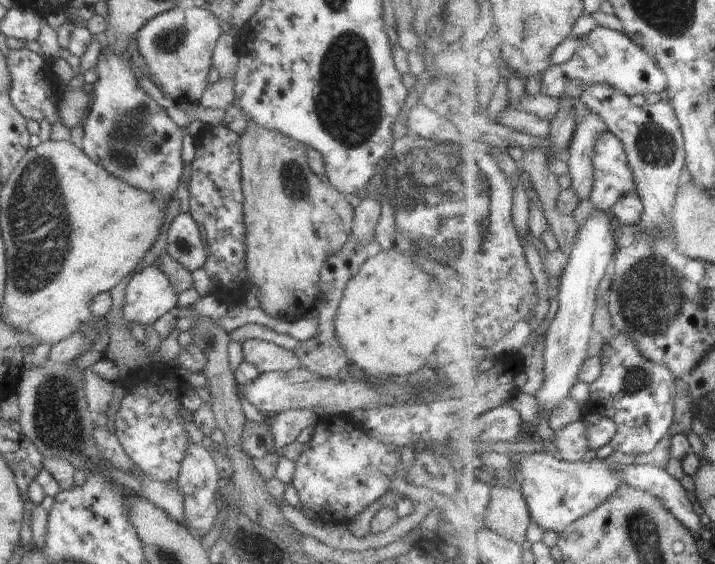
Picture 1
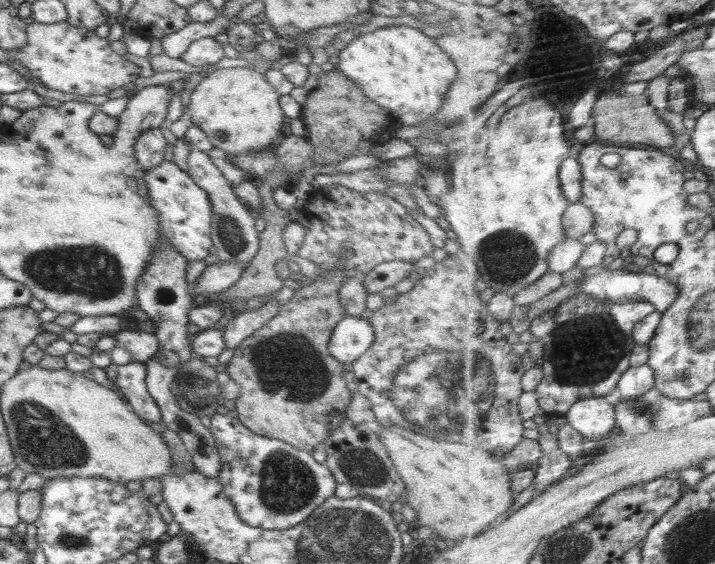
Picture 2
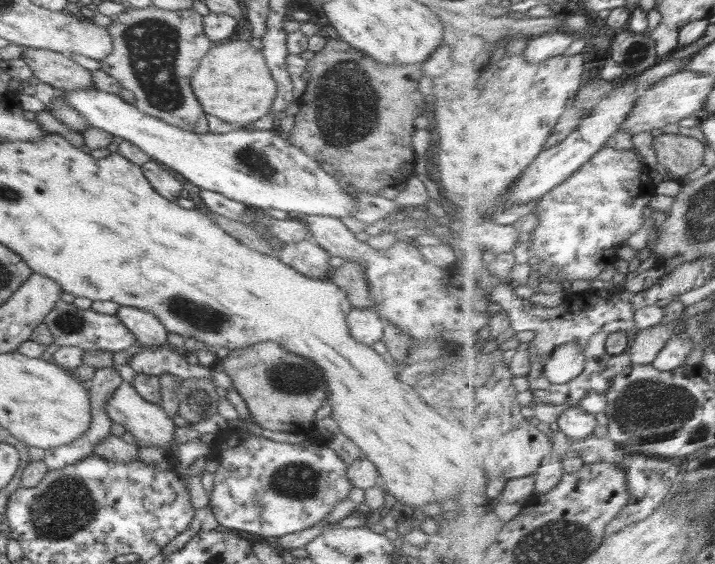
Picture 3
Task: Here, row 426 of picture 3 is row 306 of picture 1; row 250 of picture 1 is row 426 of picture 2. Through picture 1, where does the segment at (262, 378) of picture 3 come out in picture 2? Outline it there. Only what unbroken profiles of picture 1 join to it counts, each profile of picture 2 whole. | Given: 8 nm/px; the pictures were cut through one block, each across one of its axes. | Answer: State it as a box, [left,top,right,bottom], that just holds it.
[225,267,353,452]

